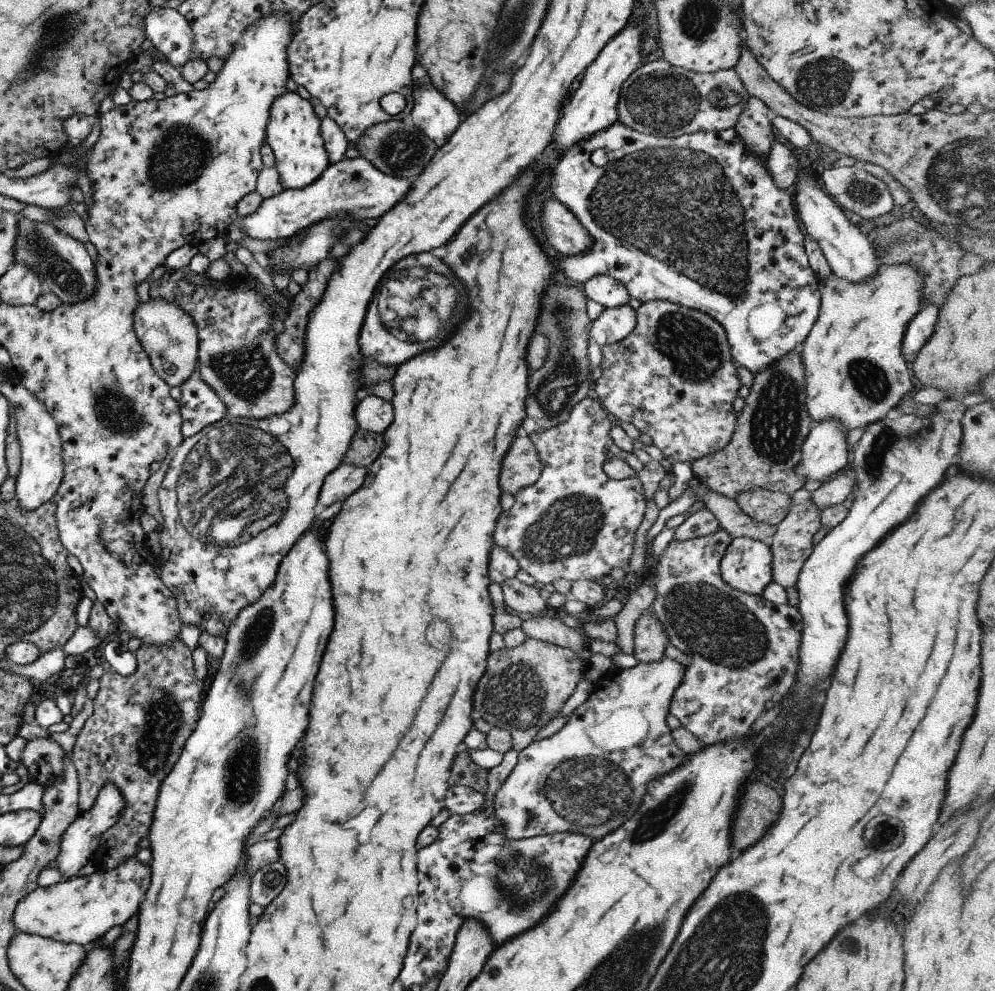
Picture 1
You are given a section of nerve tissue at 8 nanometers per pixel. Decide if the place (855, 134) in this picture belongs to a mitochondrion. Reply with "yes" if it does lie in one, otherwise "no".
no

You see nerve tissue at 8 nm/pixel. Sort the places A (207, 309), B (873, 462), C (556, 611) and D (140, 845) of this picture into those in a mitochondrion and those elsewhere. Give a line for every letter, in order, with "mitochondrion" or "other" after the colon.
A: other
B: mitochondrion
C: other
D: other

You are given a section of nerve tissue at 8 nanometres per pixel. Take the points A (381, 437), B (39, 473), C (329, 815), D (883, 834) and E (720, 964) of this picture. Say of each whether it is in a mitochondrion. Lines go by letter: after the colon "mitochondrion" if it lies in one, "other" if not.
A: other
B: other
C: other
D: mitochondrion
E: mitochondrion

